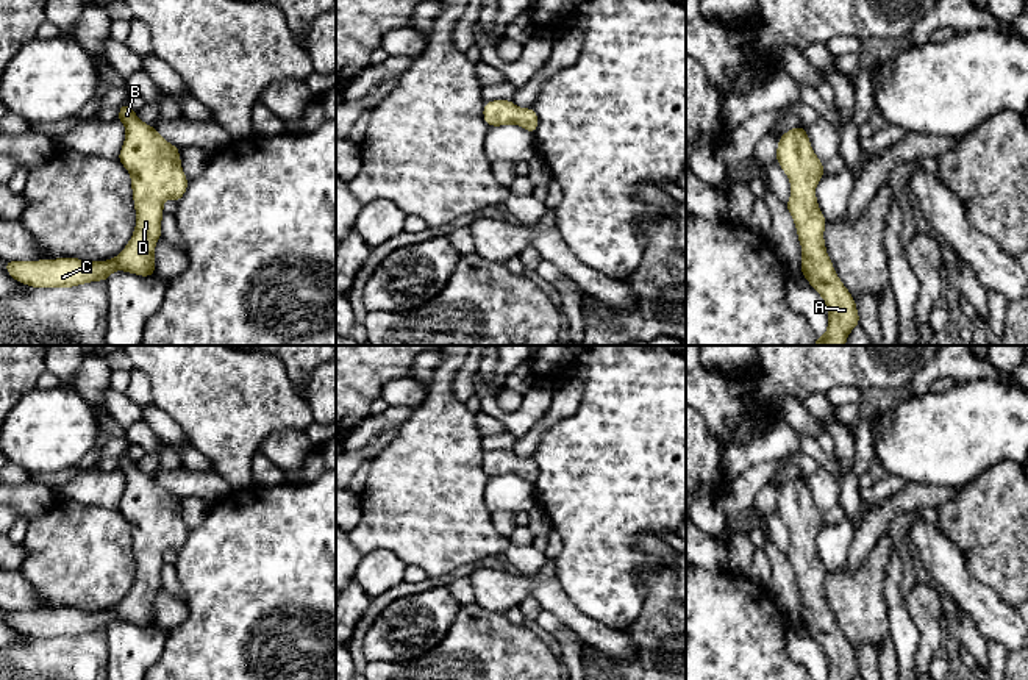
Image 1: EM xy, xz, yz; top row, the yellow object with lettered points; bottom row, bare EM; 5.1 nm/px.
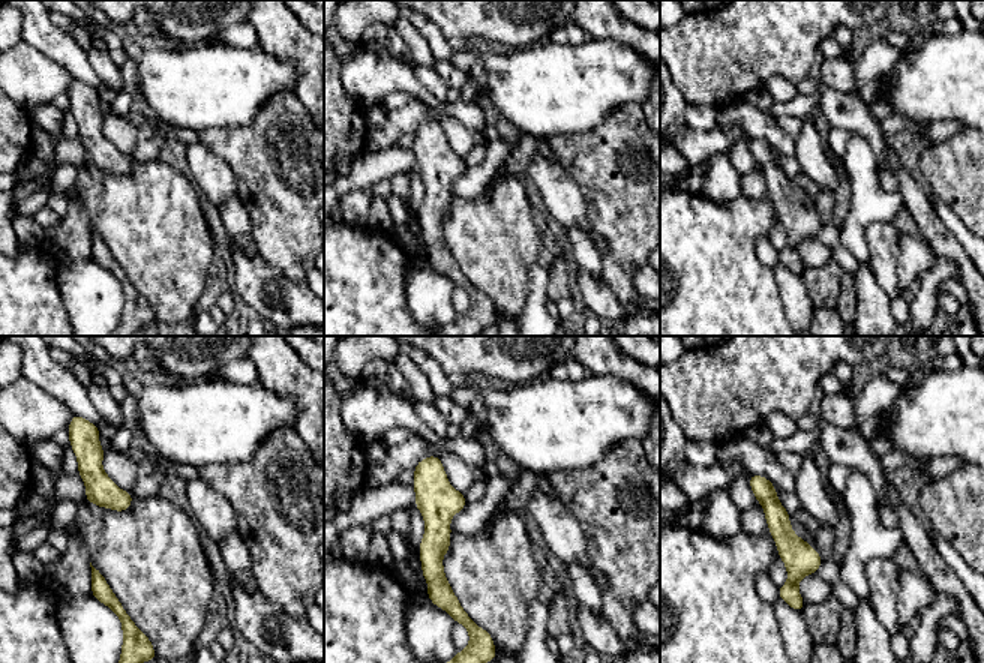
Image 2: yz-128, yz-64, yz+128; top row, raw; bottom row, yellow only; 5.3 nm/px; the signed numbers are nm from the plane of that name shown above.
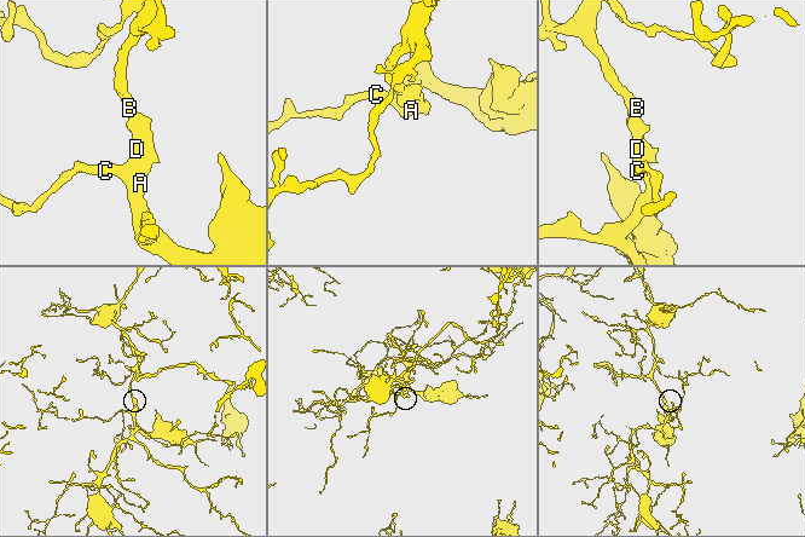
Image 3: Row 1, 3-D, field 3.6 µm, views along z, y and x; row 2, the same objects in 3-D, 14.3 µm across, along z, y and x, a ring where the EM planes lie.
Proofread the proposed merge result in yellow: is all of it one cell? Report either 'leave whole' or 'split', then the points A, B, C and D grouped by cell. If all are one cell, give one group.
leave whole; groups A B C D

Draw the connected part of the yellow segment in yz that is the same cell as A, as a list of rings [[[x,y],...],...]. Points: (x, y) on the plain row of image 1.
[[[795,477],[778,489],[776,513],[791,531],[791,549],[786,557],[801,596],[801,625],[826,655],[826,680],[853,680],[859,675],[858,658],[826,603],[826,567],[816,547],[816,536],[825,527],[823,513],[812,502],[805,477]]]

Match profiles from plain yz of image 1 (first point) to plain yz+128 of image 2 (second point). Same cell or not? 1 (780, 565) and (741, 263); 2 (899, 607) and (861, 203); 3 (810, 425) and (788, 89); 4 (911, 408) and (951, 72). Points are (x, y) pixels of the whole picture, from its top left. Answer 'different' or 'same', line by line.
1: different
2: same
3: same
4: same

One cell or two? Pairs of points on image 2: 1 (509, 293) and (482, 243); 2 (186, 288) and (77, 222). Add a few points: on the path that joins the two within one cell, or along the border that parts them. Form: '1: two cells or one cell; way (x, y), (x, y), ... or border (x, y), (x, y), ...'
1: one cell; way (506, 281), (494, 255)
2: two cells; border (72, 198), (81, 203), (90, 225)

